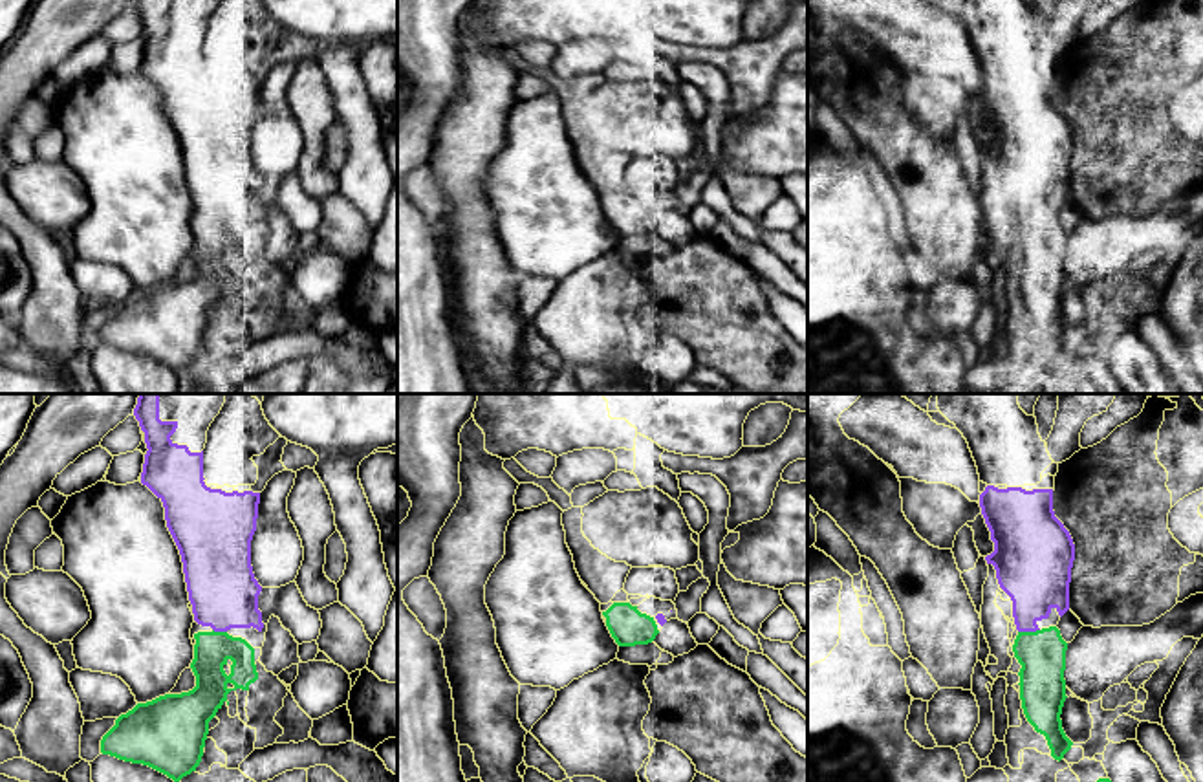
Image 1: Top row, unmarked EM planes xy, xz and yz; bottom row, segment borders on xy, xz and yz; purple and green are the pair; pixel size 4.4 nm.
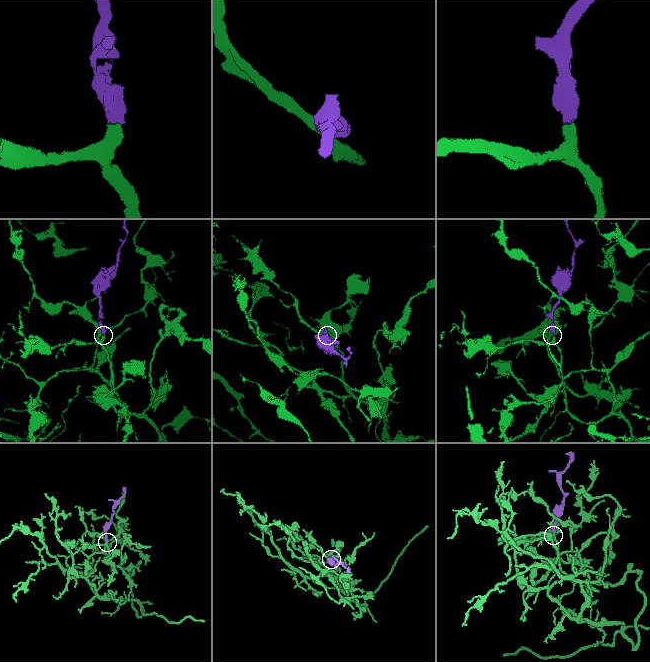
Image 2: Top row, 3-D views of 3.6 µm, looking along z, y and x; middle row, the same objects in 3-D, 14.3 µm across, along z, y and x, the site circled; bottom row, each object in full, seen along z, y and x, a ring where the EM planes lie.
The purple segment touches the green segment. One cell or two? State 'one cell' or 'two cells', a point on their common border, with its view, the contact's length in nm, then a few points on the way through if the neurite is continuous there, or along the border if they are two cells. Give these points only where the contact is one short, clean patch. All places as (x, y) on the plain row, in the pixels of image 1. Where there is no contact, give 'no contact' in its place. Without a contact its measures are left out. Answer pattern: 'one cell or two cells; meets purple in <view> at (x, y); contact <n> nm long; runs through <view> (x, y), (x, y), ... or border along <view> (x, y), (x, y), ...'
one cell; meets purple in yz at (1028, 220); contact 100 nm long

